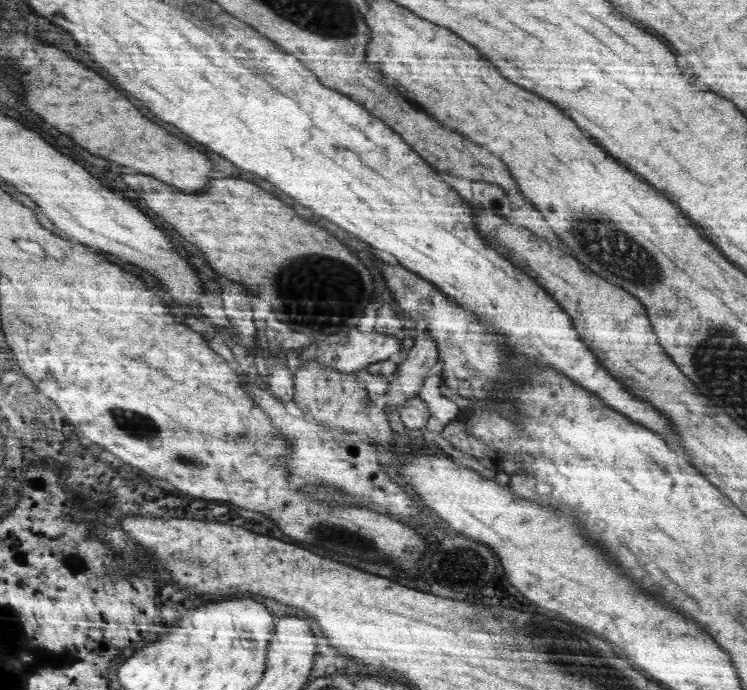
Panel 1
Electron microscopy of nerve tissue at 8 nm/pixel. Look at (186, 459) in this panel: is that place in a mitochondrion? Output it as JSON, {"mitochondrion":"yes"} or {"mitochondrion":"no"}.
{"mitochondrion":"yes"}

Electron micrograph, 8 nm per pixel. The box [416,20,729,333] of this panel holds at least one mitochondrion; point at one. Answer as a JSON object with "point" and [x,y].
{"point":[633,267]}

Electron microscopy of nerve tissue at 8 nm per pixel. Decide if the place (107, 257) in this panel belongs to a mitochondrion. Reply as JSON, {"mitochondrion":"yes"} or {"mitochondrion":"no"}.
{"mitochondrion":"no"}

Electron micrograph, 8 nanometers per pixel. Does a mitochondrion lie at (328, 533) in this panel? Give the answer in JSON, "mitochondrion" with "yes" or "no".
{"mitochondrion":"yes"}

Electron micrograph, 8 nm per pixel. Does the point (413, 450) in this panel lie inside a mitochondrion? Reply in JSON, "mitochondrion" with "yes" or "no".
{"mitochondrion":"no"}

